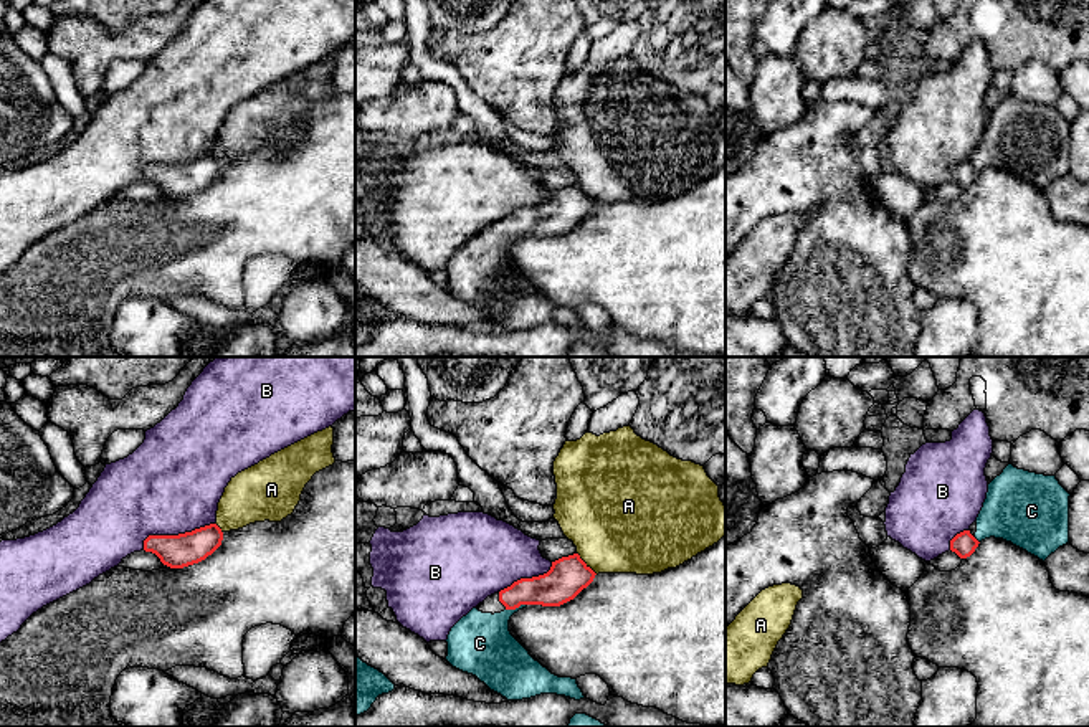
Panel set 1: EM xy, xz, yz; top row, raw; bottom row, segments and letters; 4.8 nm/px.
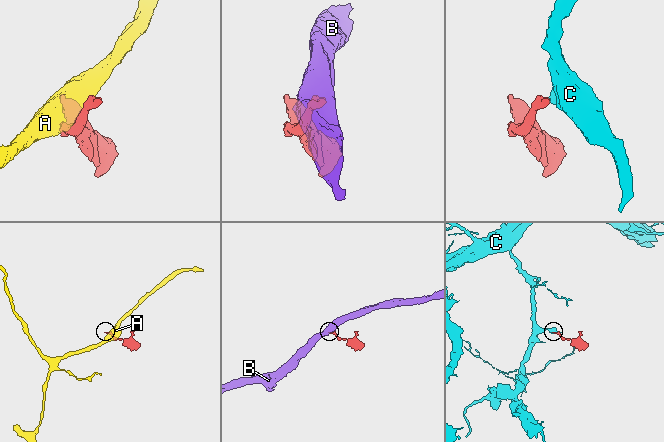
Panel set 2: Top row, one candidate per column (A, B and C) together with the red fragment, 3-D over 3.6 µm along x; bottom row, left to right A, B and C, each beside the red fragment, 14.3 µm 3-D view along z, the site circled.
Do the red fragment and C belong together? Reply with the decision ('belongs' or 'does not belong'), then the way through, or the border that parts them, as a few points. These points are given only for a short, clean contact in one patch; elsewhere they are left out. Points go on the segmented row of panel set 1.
belongs; way xz (561, 584), (532, 590), (516, 607), (480, 643)

